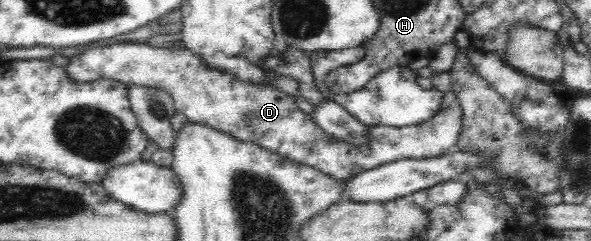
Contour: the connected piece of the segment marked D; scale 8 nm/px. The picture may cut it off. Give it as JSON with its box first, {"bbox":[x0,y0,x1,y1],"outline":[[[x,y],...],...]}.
{"bbox":[64,41,462,180],"outline":[[[138,41],[114,43],[92,47],[74,55],[64,68],[72,81],[86,83],[108,78],[126,86],[164,90],[172,96],[175,111],[186,115],[187,121],[209,125],[238,141],[252,142],[336,180],[352,179],[358,173],[404,158],[415,160],[444,155],[452,145],[456,145],[462,129],[460,100],[452,90],[448,90],[443,94],[438,113],[428,121],[406,128],[368,126],[370,143],[352,145],[320,128],[310,115],[298,108],[294,96],[263,83],[240,81],[227,71],[210,69],[201,57],[186,48],[158,49]]]}

